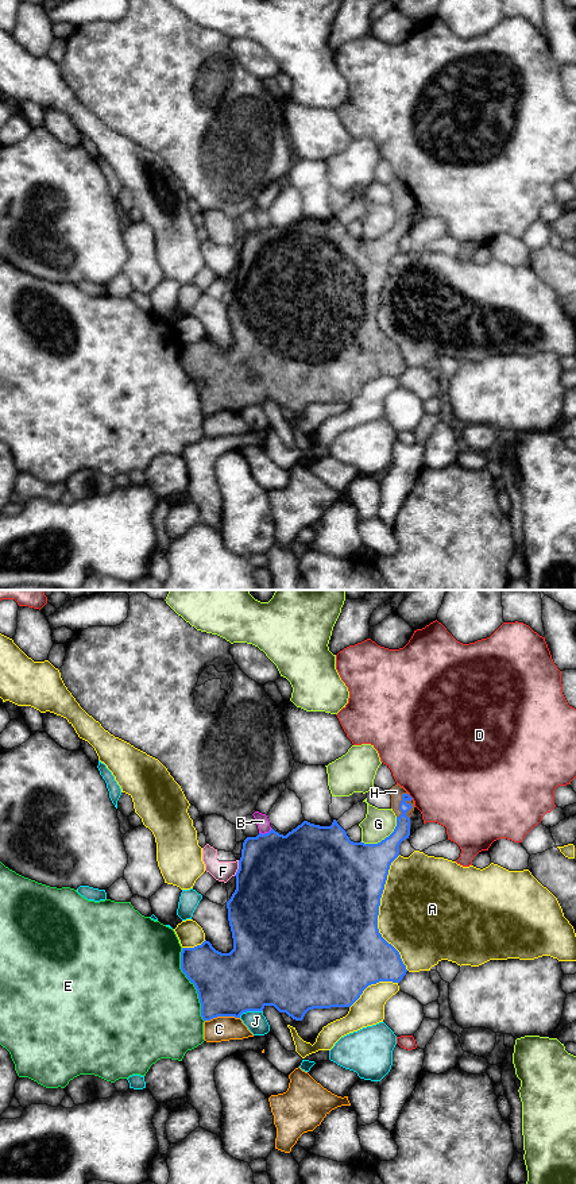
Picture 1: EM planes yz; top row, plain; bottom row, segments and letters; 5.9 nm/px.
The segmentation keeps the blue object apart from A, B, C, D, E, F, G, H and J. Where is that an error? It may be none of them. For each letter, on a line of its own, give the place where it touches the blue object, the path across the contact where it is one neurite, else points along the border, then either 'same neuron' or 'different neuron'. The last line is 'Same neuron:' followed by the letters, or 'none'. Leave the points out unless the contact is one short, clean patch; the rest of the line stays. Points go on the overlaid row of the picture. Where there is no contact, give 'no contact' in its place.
A: yz (378, 913) | different neuron
B: yz (265, 833) | different neuron
C: yz (221, 1015) | different neuron
D: yz (409, 795) | different neuron
E: yz (193, 983) | different neuron
F: yz (239, 868) | different neuron
G: yz (385, 839) | different neuron
H: yz (399, 803) | same neuron
J: yz (250, 1010) | different neuron
Same neuron: H

